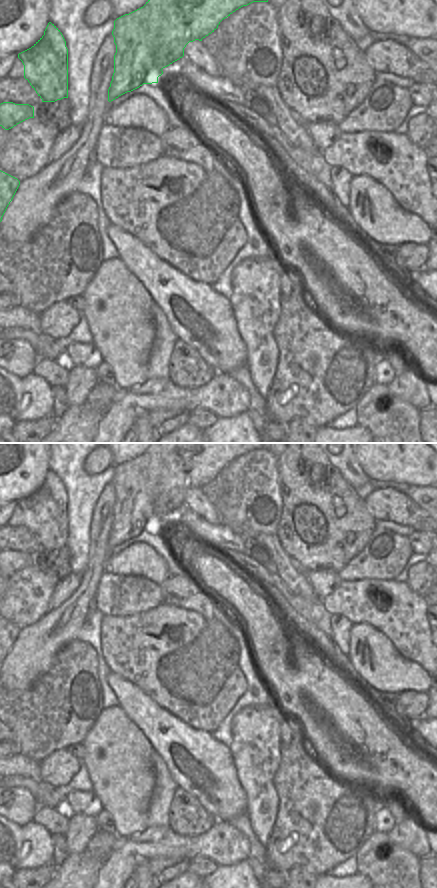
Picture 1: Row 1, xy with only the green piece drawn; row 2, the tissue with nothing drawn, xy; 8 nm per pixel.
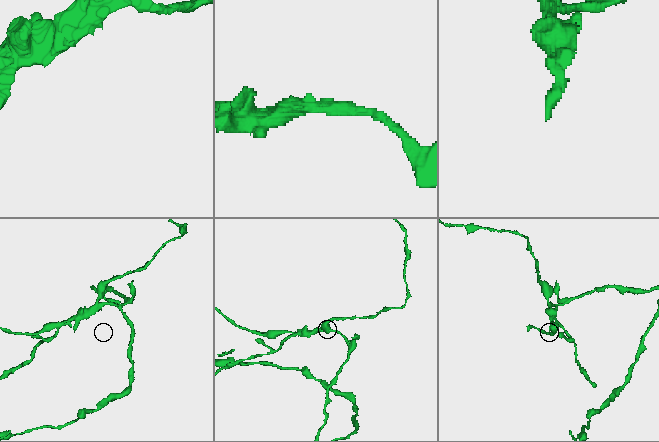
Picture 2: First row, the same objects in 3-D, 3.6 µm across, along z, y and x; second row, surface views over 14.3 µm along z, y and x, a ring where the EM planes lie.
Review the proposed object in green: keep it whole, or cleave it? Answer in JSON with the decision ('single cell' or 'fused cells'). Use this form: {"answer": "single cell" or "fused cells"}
{"answer": "fused cells"}

